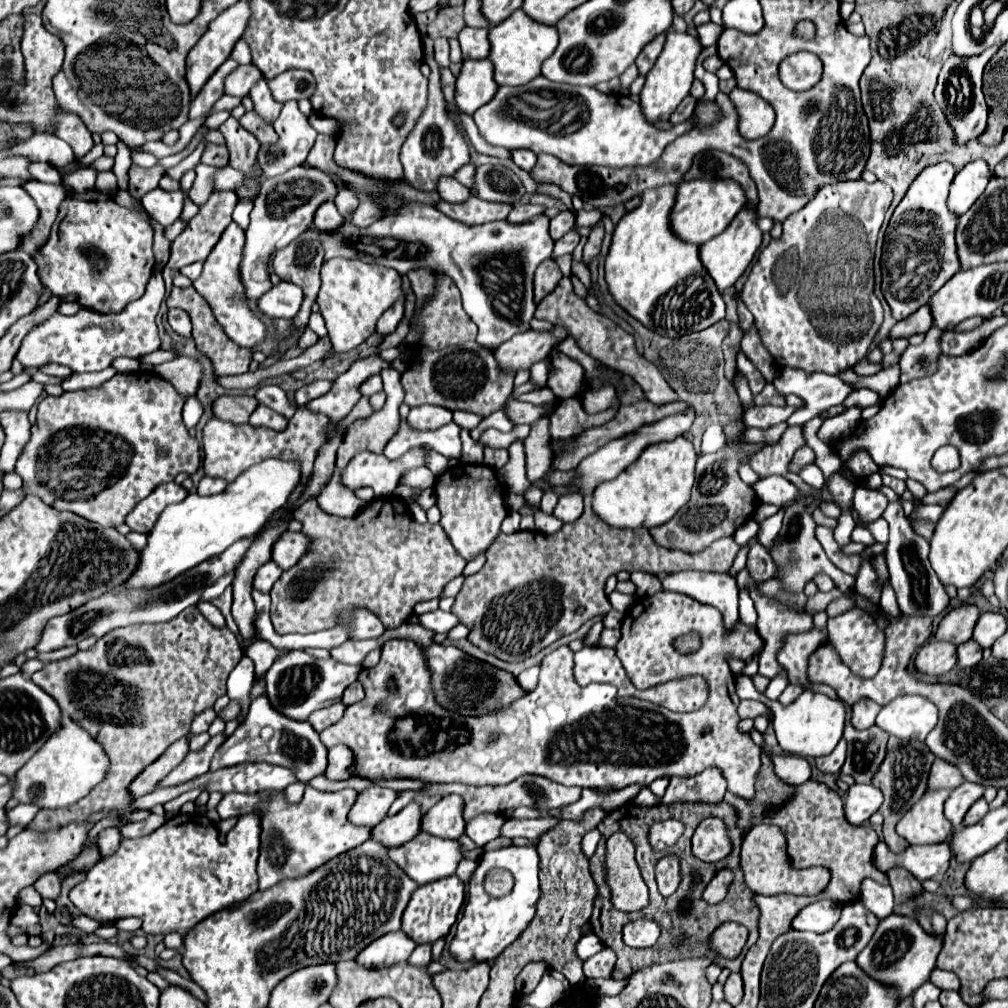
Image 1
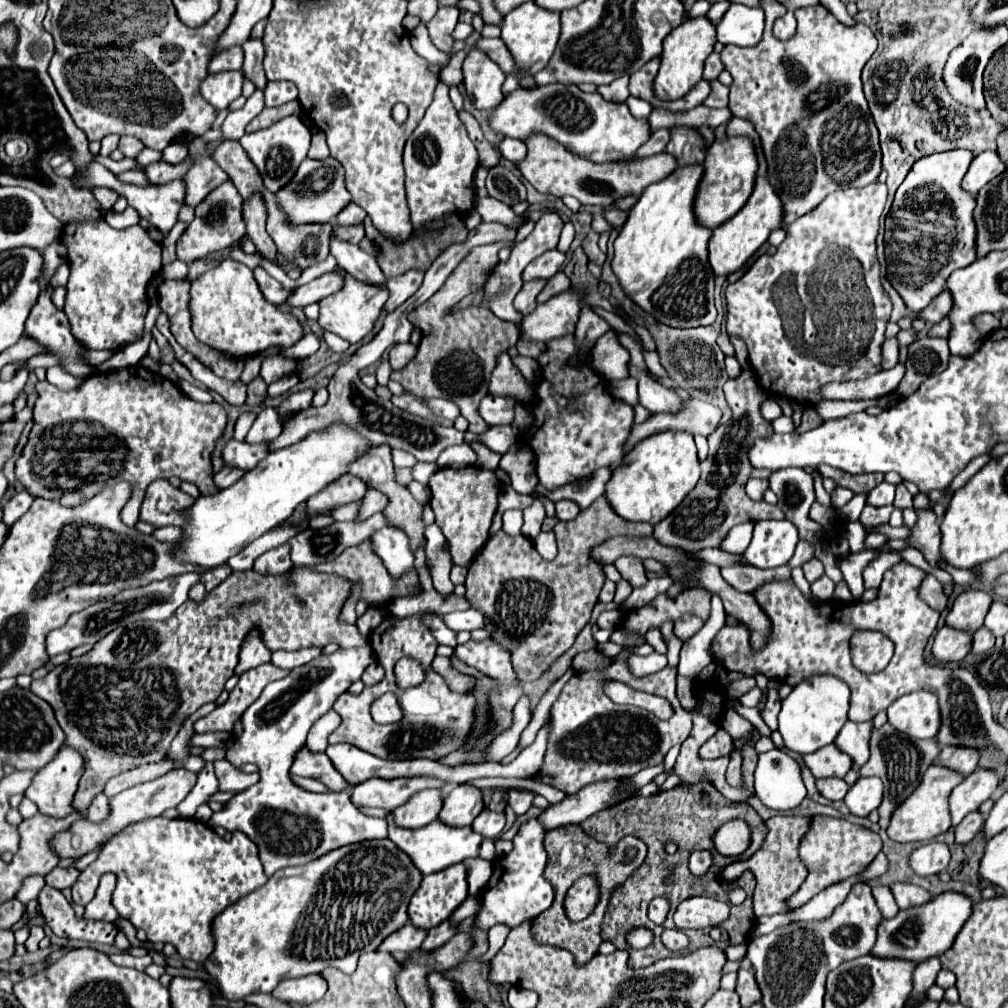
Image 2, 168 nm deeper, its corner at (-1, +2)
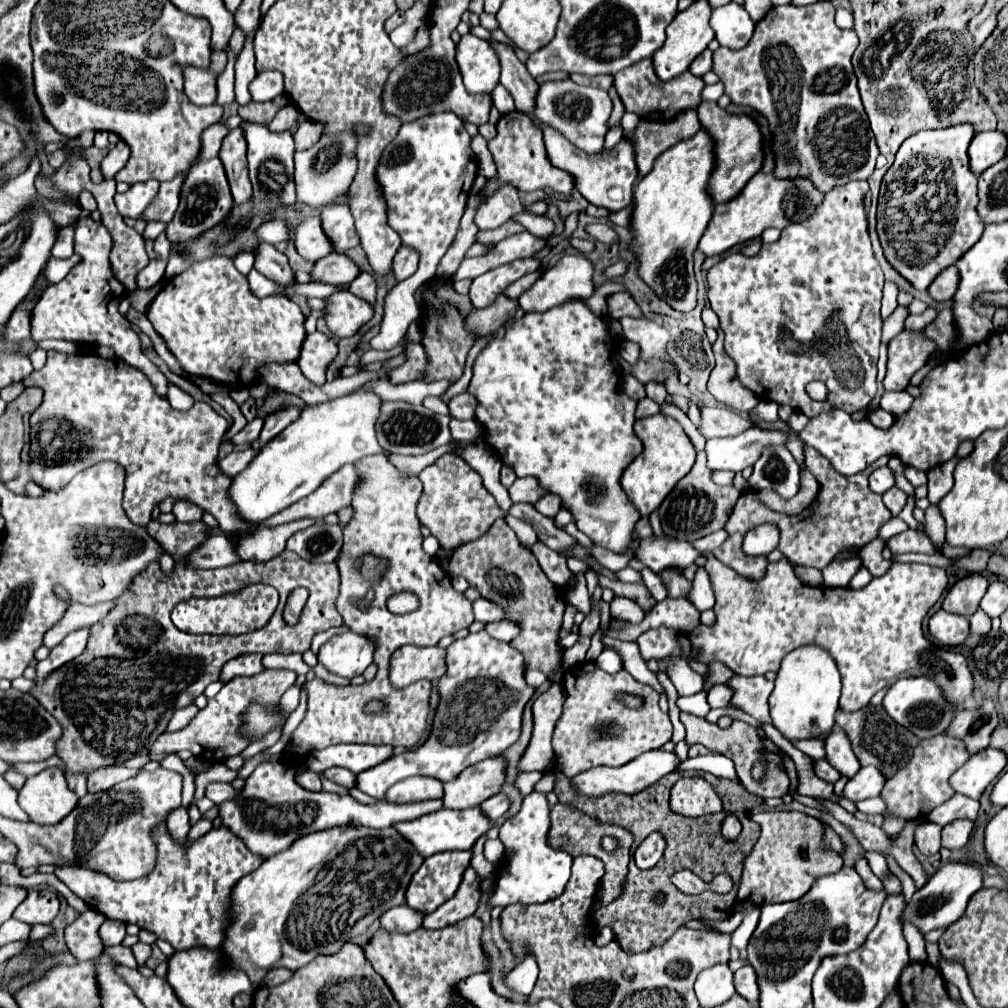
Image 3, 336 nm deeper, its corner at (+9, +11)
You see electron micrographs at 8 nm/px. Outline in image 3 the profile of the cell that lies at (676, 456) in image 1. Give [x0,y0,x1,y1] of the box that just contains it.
[620,414,696,518]

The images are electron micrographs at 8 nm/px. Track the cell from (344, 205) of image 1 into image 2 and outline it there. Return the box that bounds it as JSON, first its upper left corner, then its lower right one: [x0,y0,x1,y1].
[336,203,366,225]

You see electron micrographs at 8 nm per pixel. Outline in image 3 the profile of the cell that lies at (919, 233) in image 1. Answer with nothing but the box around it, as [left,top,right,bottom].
[878,124,984,290]

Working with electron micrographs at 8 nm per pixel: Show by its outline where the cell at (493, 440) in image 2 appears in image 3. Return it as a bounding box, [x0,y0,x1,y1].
[450,418,486,442]

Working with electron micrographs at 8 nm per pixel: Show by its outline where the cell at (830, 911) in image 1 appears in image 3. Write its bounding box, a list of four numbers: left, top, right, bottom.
[914,822,942,856]

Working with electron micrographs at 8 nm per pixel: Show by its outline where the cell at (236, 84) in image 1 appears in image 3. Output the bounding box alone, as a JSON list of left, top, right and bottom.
[184,52,226,106]

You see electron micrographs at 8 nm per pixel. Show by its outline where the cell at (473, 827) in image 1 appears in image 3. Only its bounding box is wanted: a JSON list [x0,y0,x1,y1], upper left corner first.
[478,794,510,822]

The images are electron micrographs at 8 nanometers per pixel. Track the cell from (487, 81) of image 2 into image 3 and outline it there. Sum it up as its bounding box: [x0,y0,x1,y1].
[456,34,500,94]

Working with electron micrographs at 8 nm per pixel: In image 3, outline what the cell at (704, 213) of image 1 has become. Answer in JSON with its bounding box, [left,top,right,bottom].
[698,102,762,204]

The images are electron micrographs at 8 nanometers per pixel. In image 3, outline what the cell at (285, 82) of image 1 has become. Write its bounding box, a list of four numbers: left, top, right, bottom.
[250,70,284,102]

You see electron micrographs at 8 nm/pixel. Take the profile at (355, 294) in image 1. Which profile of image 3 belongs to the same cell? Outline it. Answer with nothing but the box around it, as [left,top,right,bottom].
[322,288,374,338]

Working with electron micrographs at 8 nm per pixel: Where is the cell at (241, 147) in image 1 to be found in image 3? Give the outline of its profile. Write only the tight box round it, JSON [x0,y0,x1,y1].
[254,242,294,284]

